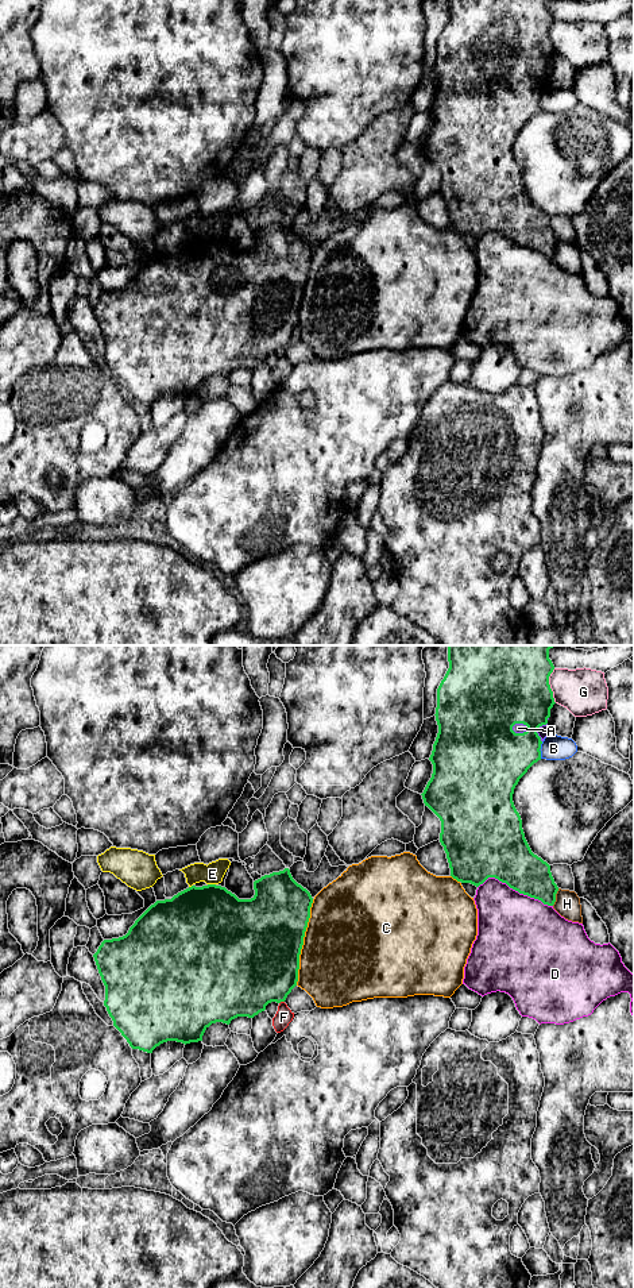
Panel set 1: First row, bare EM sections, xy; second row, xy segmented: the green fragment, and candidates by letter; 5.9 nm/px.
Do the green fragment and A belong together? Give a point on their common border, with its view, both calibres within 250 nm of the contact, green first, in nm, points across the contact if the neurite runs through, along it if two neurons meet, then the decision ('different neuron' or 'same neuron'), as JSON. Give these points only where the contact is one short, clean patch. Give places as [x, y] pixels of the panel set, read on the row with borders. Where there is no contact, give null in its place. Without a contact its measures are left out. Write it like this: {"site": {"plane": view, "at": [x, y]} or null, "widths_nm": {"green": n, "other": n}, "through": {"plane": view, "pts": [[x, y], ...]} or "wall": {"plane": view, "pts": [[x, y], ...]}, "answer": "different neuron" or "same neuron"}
{"site": {"plane": "xy", "at": [520, 733]}, "widths_nm": {"green": 460, "other": 60}, "answer": "same neuron"}

